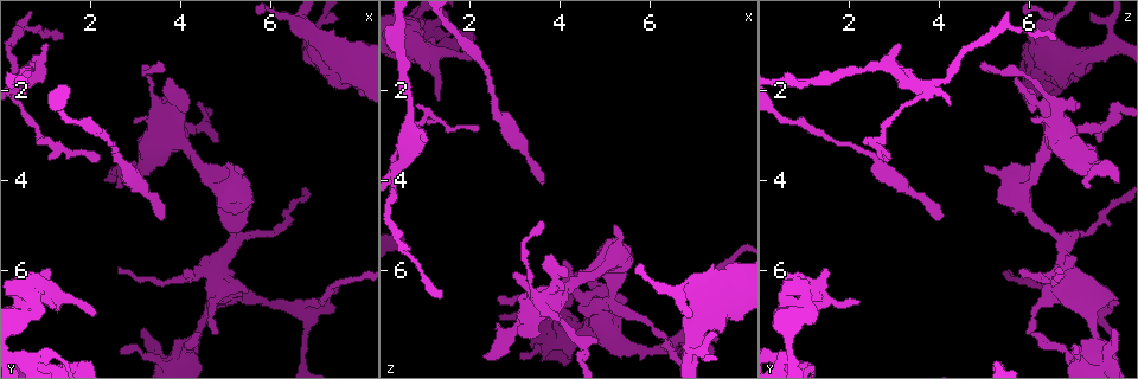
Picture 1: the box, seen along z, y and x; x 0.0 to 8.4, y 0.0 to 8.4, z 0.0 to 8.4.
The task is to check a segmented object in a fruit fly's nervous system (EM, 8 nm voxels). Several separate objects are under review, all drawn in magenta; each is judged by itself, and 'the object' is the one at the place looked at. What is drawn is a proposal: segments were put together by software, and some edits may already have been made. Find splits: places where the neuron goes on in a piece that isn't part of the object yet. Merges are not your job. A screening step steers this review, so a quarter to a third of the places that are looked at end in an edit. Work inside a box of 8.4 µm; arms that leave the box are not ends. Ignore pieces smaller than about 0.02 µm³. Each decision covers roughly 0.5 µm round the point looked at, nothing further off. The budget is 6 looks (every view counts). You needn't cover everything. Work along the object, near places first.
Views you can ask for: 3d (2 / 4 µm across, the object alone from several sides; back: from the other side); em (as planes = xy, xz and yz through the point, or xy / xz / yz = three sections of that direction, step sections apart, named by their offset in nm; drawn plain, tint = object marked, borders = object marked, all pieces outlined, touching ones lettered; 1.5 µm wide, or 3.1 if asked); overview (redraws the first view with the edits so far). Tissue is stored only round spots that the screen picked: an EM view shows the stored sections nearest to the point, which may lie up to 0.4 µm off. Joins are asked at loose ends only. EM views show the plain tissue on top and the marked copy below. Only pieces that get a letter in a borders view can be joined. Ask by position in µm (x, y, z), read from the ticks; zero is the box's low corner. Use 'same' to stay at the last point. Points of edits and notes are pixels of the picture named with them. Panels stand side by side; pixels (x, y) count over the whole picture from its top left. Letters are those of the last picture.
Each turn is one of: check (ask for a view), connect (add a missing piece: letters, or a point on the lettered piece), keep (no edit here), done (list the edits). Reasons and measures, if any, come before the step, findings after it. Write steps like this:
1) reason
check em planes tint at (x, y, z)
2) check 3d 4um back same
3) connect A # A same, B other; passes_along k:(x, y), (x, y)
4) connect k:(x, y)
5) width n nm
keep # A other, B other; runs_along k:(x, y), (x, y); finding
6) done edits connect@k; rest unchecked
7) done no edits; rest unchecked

branch stops here
check 3d 2um at (3.65, 4.85, 4.05)

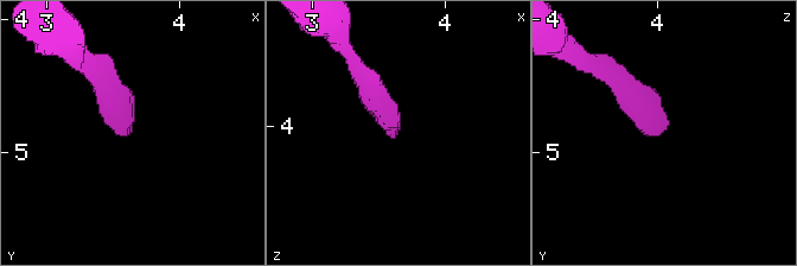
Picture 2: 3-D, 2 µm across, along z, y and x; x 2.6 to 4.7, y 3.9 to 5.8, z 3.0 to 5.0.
check em yz step 4 borders at (3.62, 4.82, 4.04)

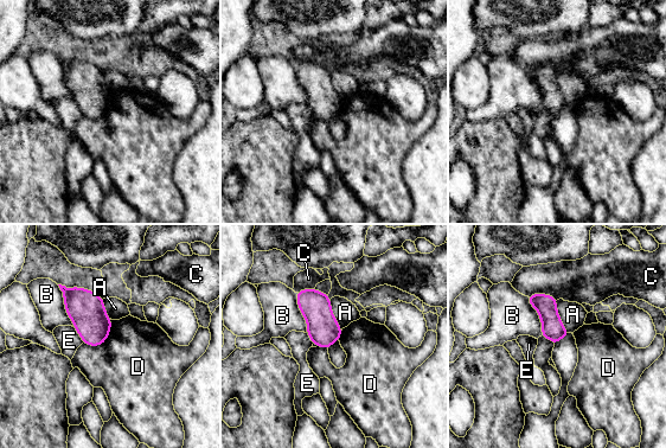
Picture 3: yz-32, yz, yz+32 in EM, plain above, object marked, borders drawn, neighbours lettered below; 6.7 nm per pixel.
check em planes borders same

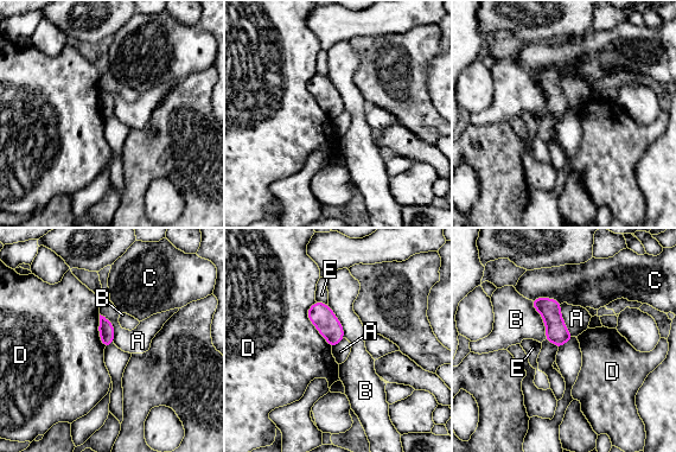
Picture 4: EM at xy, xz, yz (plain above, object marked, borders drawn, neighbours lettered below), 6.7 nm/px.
keep # A other, B other, C other, D other, E other; border 4:(560, 304), (563, 323), (574, 336); none of them fits

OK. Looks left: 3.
tapers out
check em xz step 8 borders at (1.05, 0.95, 3.05)

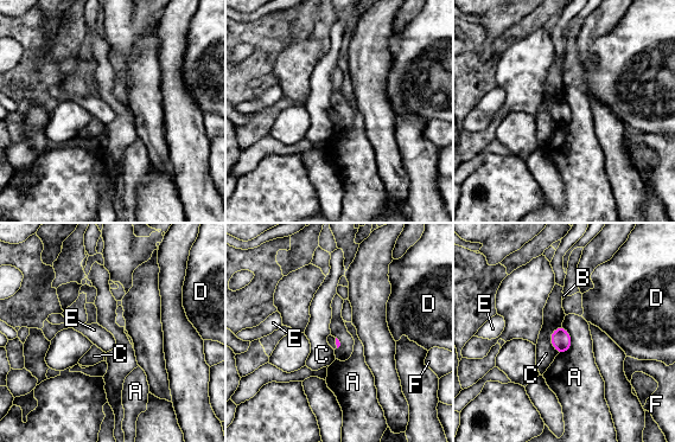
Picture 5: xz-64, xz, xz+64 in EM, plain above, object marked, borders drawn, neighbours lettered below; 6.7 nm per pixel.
check em planes borders same

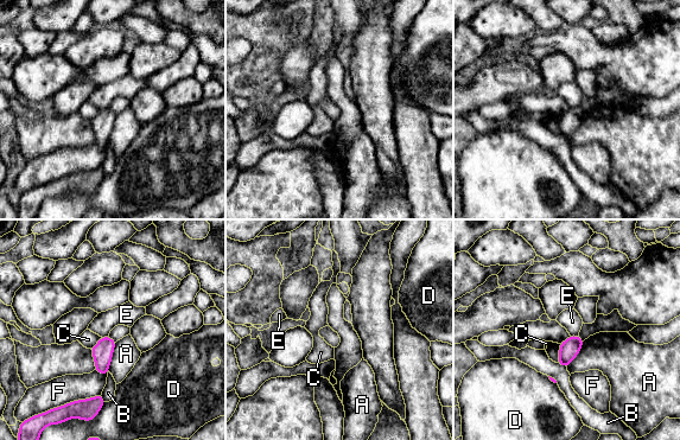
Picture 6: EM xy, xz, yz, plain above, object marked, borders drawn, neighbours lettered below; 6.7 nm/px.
width 130 nm
keep # A other, B other, C other, D other, E other, F other; border 6:(570, 335), (578, 336); none of them fits

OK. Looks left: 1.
done no edits; rest unchecked

